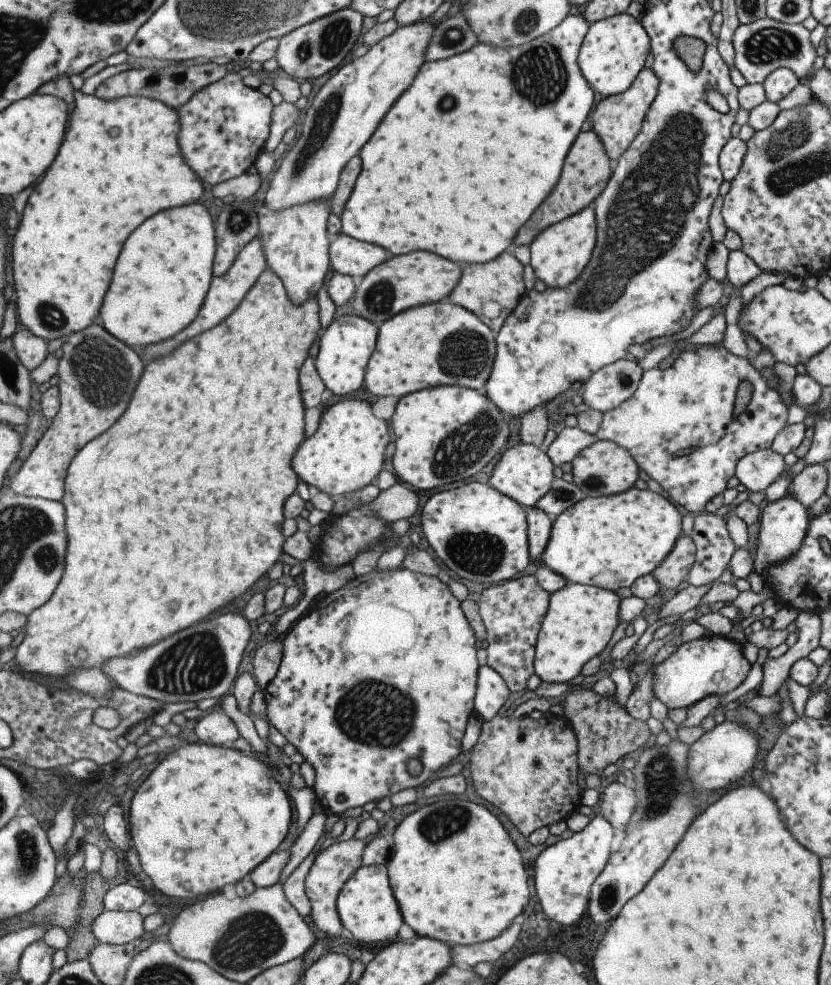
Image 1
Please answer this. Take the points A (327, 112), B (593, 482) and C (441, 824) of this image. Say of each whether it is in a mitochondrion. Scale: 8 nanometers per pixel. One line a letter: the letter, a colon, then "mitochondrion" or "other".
A: mitochondrion
B: mitochondrion
C: mitochondrion

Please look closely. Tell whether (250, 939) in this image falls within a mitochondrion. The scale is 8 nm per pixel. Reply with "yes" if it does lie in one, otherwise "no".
yes

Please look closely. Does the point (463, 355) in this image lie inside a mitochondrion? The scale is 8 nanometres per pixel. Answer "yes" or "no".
yes

